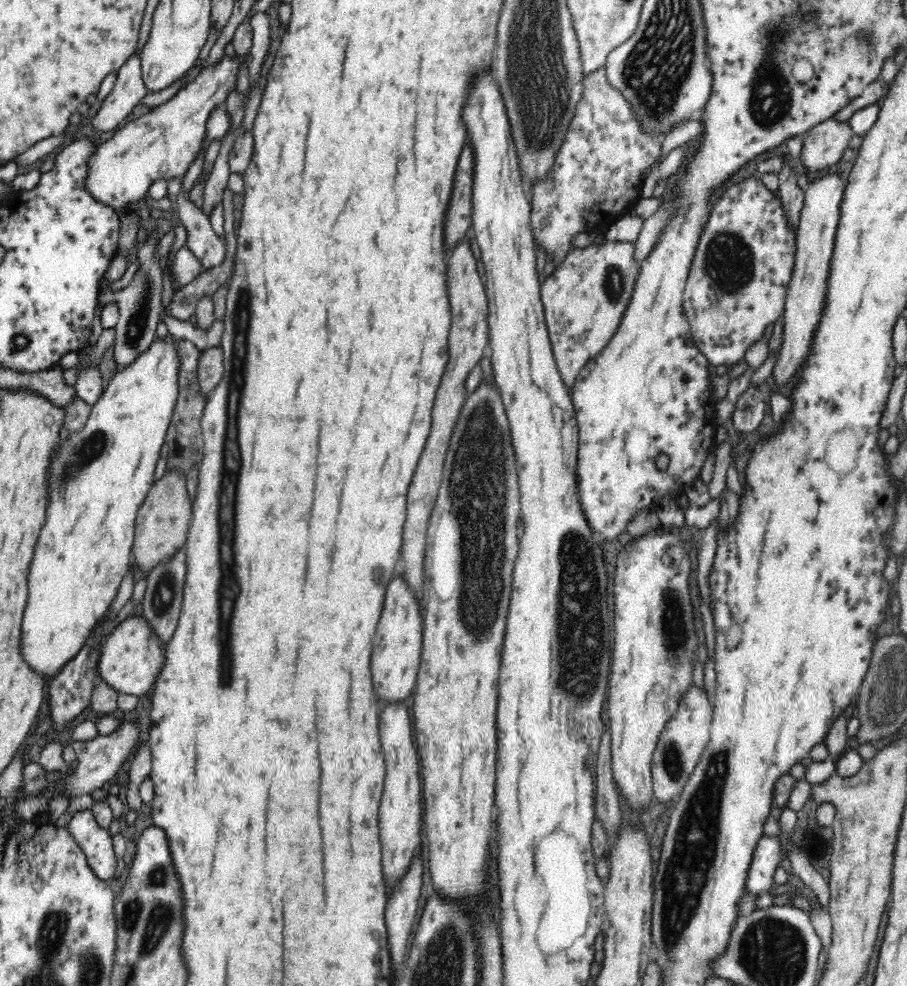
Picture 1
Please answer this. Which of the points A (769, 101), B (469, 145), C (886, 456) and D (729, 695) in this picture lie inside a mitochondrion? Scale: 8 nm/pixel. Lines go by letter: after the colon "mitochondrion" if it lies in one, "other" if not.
A: mitochondrion
B: other
C: other
D: other

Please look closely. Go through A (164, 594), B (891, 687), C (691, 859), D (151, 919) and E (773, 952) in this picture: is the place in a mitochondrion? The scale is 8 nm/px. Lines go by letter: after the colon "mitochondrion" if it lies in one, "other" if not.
A: mitochondrion
B: mitochondrion
C: mitochondrion
D: mitochondrion
E: mitochondrion

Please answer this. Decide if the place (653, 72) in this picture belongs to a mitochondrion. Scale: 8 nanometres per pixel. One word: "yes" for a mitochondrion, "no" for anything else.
yes

